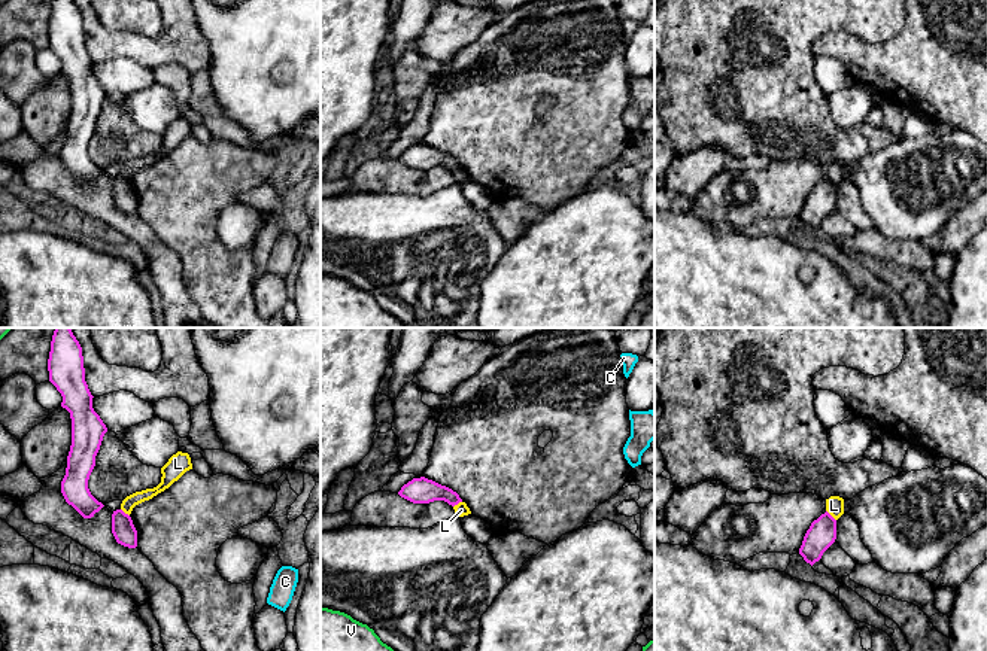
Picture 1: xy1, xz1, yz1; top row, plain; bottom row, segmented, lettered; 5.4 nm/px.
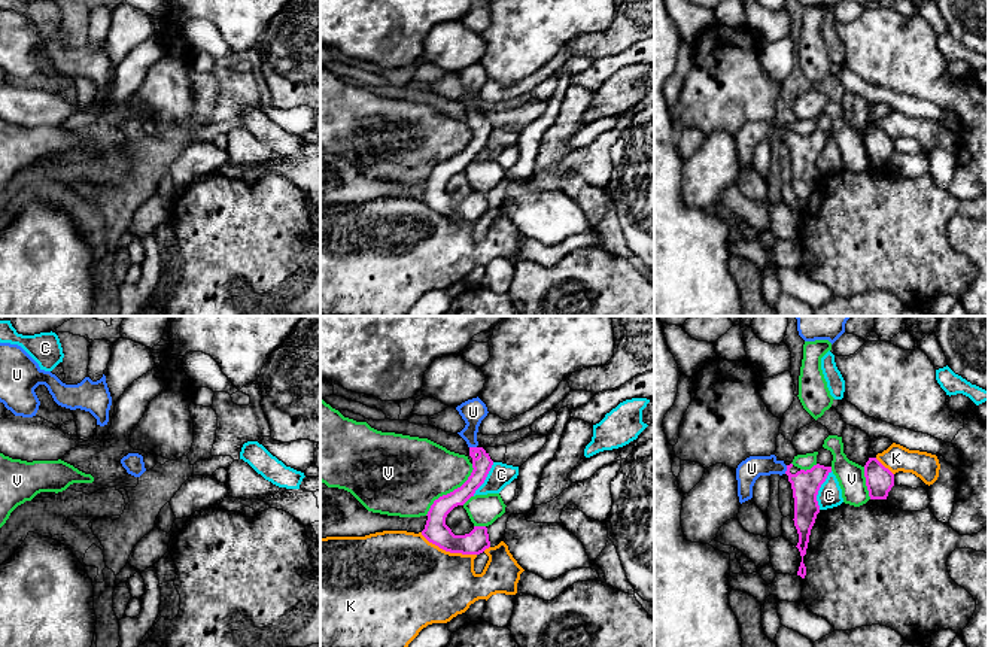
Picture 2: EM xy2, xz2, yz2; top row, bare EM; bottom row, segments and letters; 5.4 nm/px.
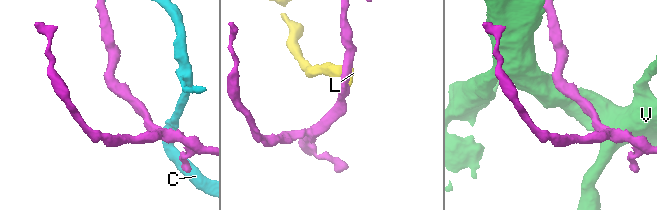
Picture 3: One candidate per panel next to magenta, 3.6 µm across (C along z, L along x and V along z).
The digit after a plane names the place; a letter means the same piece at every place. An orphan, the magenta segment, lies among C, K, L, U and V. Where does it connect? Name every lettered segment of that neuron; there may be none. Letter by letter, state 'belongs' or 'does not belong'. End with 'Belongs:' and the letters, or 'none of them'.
C: does not belong
K: does not belong
L: does not belong
U: belongs
V: does not belong
Belongs: U

